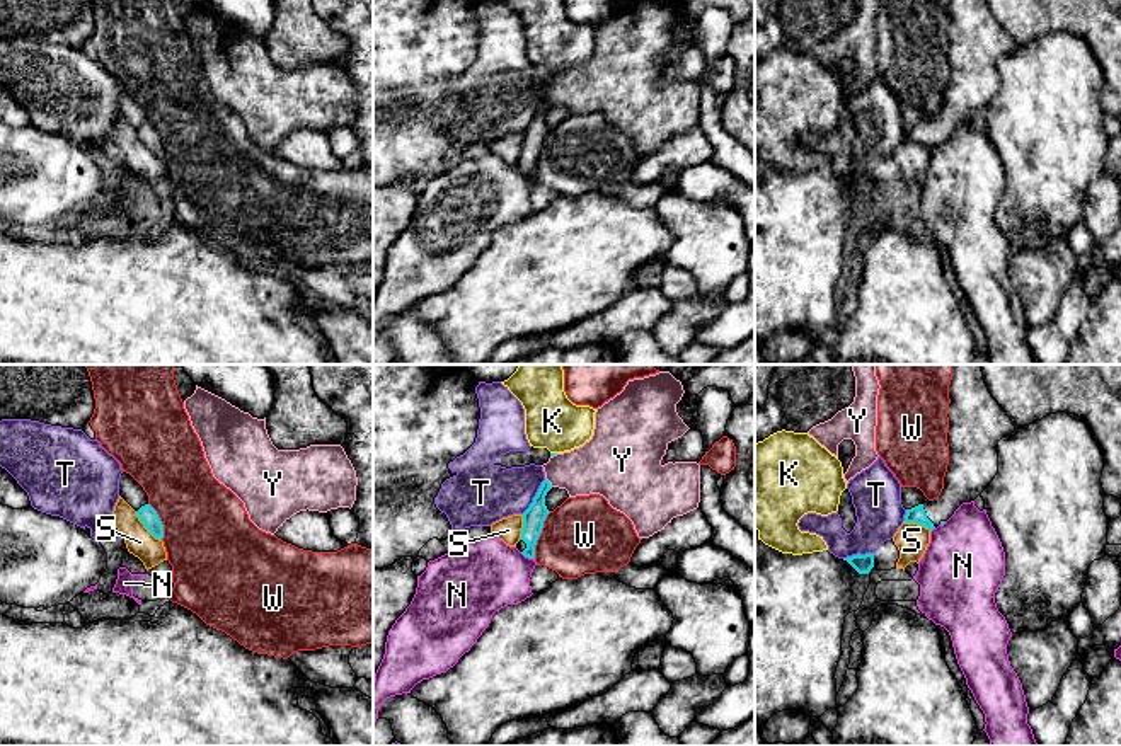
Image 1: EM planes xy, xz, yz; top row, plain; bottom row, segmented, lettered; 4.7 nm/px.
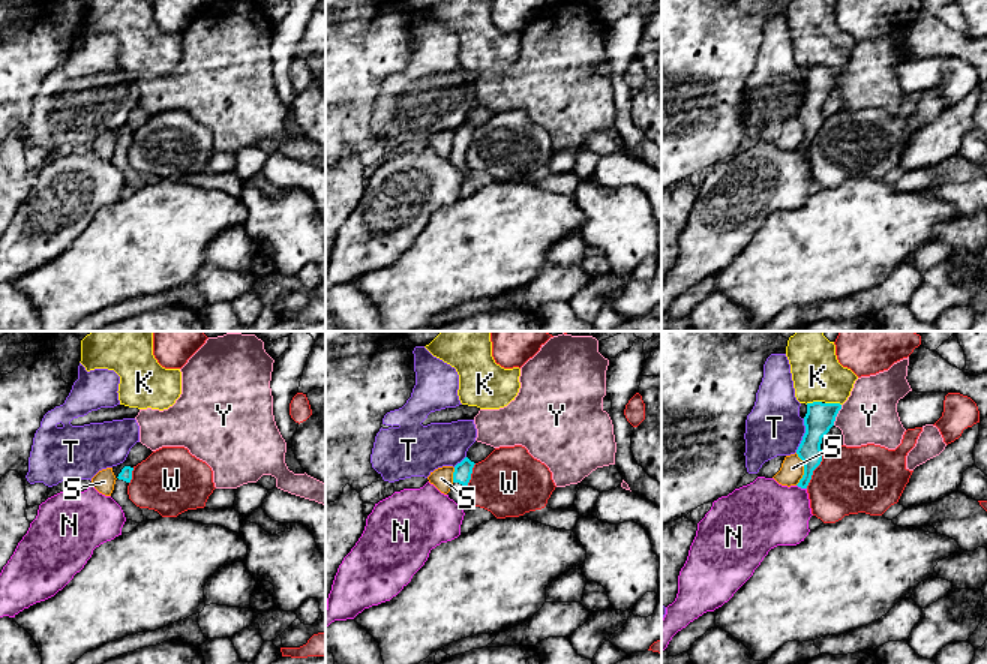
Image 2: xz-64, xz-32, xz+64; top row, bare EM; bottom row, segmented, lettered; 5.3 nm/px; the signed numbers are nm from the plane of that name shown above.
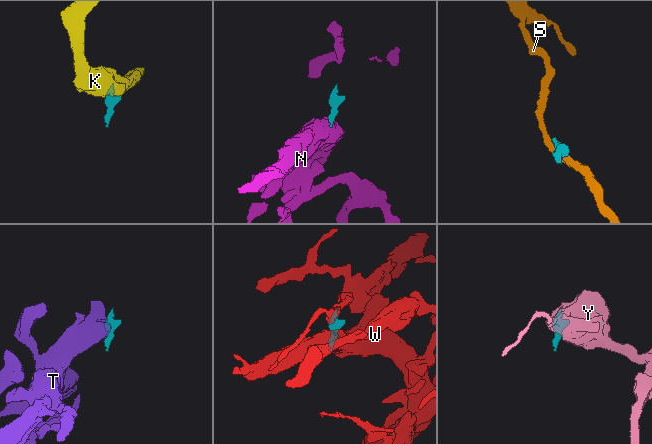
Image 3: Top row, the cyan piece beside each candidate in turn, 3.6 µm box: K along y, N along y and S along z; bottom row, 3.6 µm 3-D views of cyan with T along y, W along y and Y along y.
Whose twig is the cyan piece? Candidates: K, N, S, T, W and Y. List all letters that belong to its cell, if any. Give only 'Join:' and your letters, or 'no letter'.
Join: no letter

